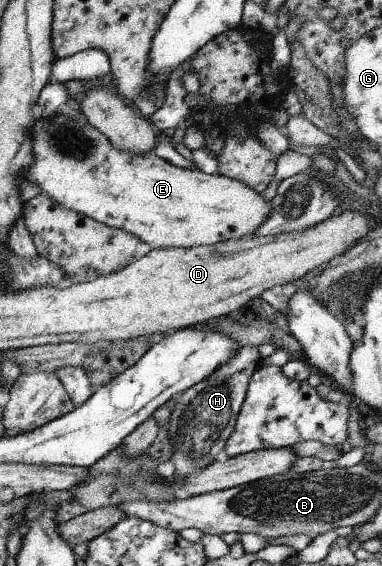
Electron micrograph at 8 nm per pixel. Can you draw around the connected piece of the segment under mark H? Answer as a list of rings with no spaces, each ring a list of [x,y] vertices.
[[[239,345],[235,354],[225,364],[215,368],[215,372],[210,372],[207,378],[203,378],[201,382],[190,386],[176,397],[177,404],[171,410],[167,422],[167,436],[171,445],[171,458],[169,460],[173,464],[174,474],[184,476],[197,471],[199,468],[211,464],[215,460],[215,456],[223,450],[227,437],[234,429],[234,422],[243,402],[249,378],[251,378],[253,371],[260,366],[260,360],[256,346],[243,347]]]

